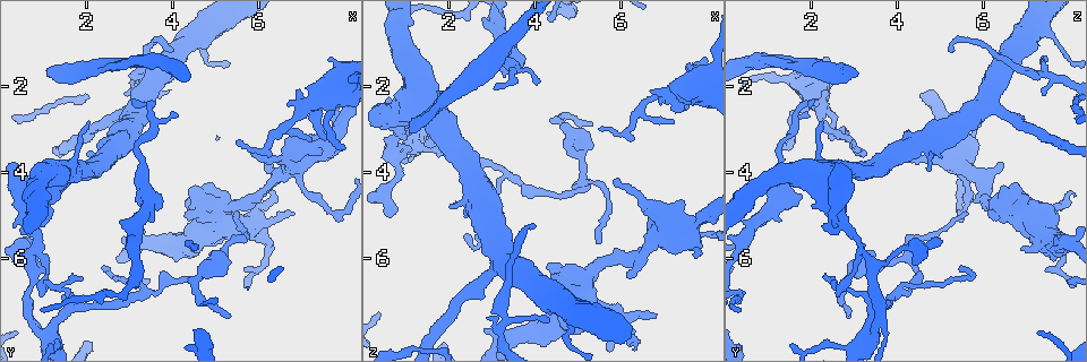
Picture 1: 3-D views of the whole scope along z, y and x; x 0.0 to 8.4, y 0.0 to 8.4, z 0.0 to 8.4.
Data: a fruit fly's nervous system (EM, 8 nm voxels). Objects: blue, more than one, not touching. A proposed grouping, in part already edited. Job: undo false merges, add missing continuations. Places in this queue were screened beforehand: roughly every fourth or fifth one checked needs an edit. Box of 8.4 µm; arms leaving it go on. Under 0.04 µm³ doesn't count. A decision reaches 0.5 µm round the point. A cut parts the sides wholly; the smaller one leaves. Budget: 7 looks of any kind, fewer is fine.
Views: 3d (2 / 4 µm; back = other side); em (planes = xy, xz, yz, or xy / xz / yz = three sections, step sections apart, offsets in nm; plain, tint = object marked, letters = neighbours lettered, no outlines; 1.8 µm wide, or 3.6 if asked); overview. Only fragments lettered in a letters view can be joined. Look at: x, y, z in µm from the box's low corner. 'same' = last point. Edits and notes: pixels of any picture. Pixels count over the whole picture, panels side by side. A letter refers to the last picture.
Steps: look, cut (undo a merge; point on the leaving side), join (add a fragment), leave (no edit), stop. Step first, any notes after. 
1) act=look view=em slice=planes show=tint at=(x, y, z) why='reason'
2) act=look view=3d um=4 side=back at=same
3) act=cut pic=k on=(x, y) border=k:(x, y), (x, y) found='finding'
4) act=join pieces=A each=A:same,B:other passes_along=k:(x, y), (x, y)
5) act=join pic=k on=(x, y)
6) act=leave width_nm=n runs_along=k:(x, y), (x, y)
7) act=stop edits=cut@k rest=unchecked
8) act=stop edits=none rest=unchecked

act=look view=3d um=4 at=(1.10, 1.70, 3.10) why='long arm stops here'

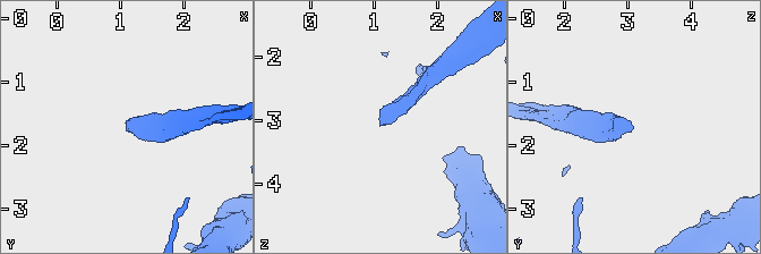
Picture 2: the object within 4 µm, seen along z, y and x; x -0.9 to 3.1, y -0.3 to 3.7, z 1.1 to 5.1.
act=look view=em slice=planes show=plain at=(1.10, 1.65, 3.05)

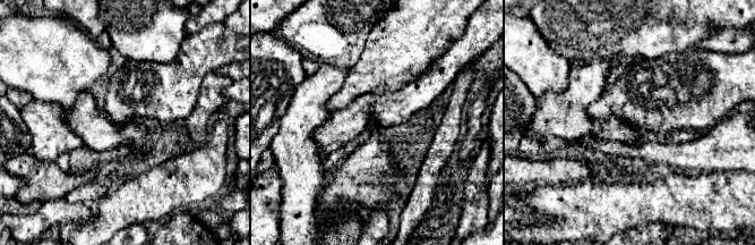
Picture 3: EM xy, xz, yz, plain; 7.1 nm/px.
act=look view=em slice=planes show=letters at=same why='what lies round it'

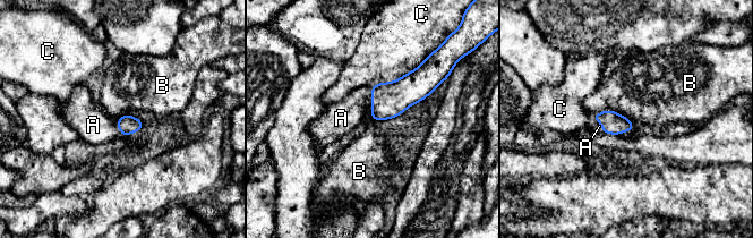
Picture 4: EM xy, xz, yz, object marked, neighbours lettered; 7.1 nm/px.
act=join pieces=A longest_contact=C:440nm each=A:same,B:other,C:other found='the cell continues'

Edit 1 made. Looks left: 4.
act=look view=em slice=yz step=8 show=letters at=(2.80, 5.45, 7.65) why='free end'

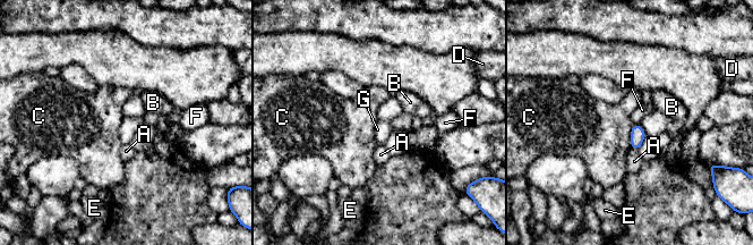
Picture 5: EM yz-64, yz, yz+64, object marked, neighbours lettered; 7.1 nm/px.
act=look view=em slice=planes show=letters at=same

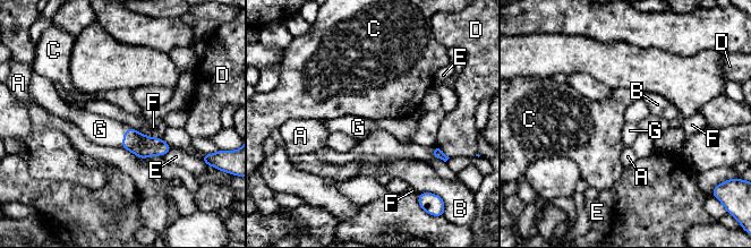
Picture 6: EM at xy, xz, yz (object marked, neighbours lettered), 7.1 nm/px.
act=join pieces=G each=A:other,B:other,C:other,D:other,E:other,F:other,G:same passes_along=6:(143, 146), (124, 136), (100, 129) found='it goes on there'

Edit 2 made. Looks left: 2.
act=stop edits=join@4,join@6 rest=unchecked

